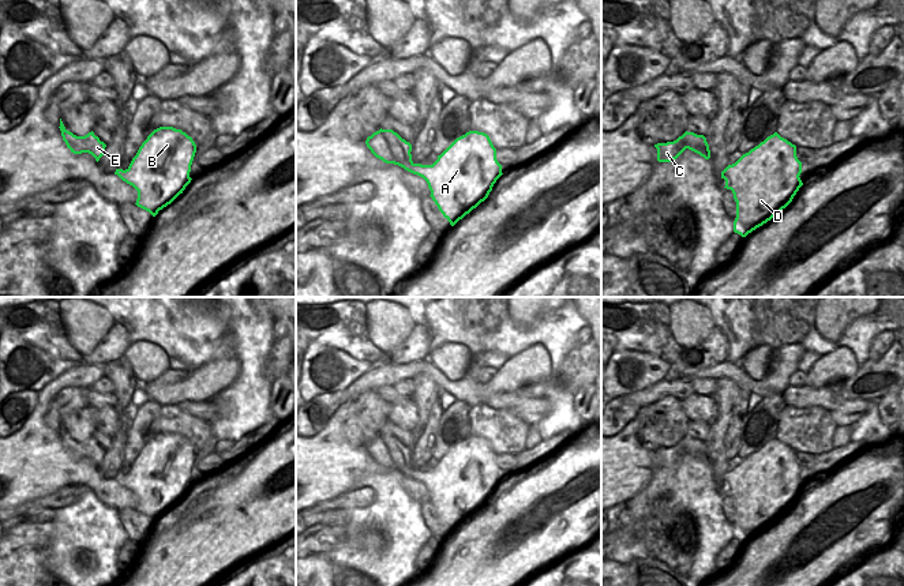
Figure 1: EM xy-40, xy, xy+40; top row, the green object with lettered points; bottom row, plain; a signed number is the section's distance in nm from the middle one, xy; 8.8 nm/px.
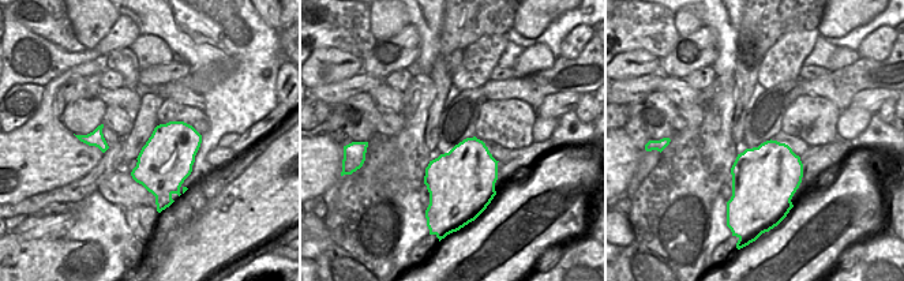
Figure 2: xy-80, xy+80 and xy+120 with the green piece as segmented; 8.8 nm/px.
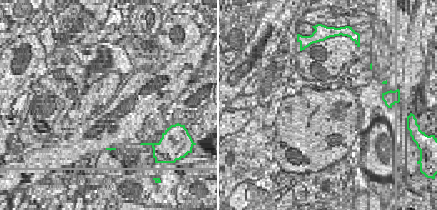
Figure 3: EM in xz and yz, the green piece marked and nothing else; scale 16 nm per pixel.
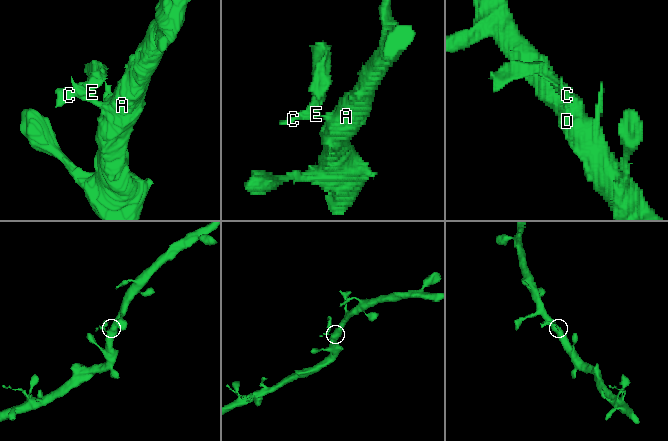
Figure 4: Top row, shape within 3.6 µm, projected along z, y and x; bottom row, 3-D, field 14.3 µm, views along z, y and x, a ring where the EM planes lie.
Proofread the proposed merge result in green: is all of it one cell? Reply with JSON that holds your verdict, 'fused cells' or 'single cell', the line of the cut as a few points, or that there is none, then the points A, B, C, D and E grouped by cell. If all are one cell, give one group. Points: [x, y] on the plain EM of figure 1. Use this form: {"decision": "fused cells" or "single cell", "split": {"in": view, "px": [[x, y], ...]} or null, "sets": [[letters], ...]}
{"decision": "fused cells", "split": {"in": "xy", "px": [[413, 469], [409, 476]]}, "sets": [["A", "B", "D"], ["C", "E"]]}

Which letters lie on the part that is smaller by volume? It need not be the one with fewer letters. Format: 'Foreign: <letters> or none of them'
Foreign: C, E

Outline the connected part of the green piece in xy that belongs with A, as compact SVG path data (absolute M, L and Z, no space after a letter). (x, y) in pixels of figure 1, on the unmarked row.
M479 436L457 443L432 470L413 469L410 478L427 487L451 531L484 507L503 480L489 442Z

